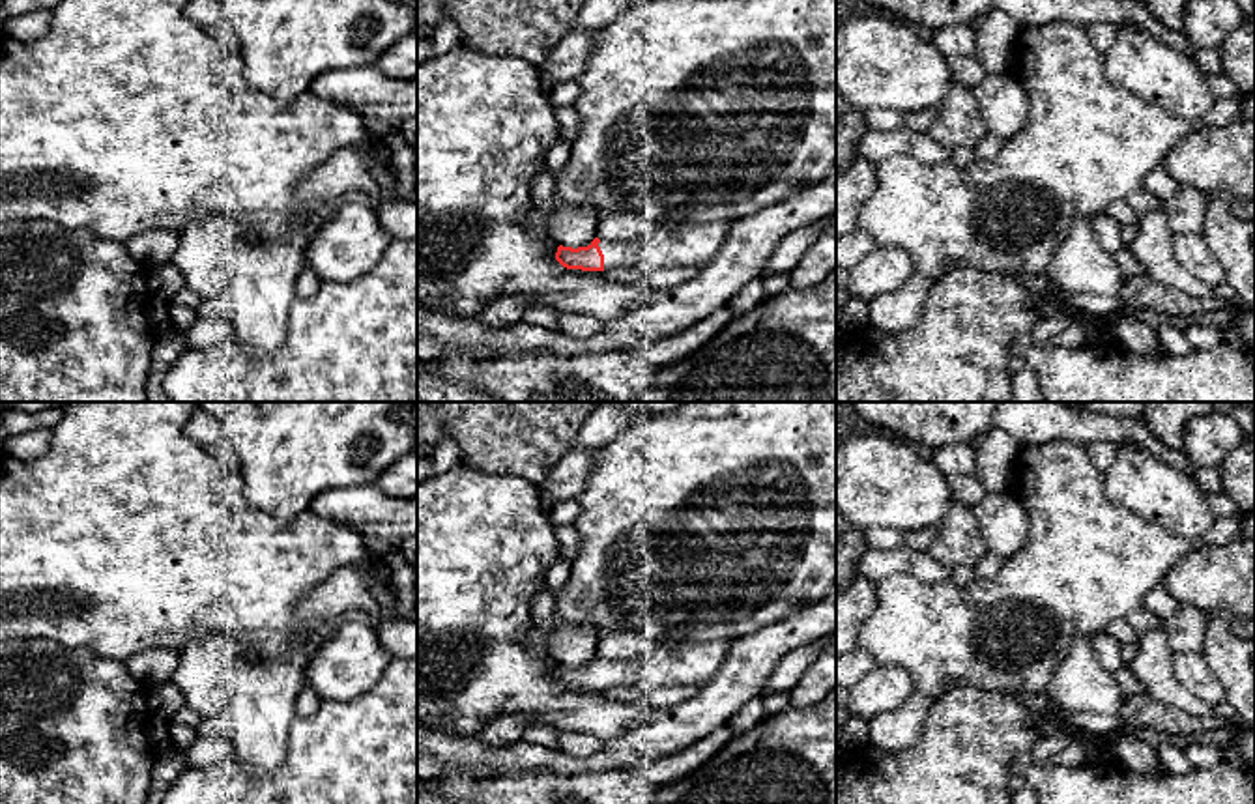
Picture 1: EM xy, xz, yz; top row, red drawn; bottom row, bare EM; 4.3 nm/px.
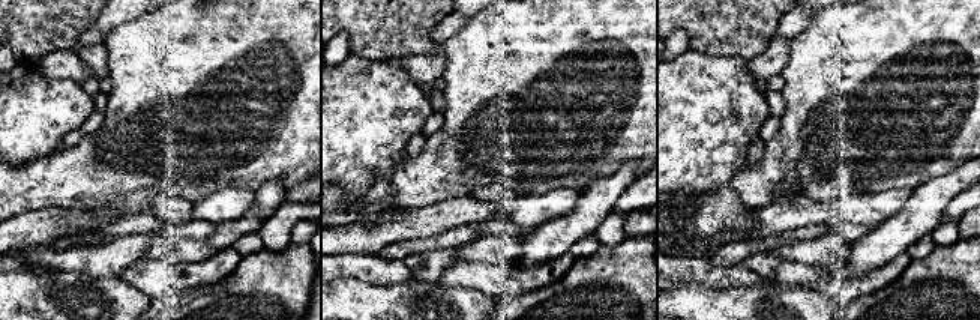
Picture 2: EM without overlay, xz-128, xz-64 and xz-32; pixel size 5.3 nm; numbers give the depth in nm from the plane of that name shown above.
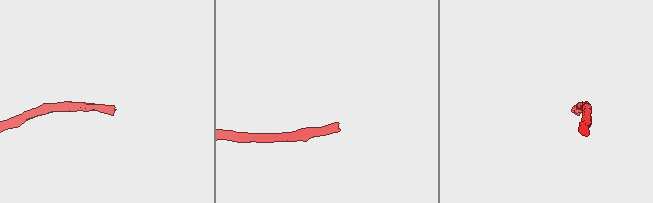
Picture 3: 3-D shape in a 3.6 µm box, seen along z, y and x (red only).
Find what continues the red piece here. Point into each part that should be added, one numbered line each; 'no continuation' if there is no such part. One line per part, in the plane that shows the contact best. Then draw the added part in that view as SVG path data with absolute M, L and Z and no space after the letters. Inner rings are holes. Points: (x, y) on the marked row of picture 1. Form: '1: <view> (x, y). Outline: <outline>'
1: xz (668, 245). Outline: M729 223L660 224L630 243L600 241L604 269L636 267L645 273L673 267L703 267L718 256Z

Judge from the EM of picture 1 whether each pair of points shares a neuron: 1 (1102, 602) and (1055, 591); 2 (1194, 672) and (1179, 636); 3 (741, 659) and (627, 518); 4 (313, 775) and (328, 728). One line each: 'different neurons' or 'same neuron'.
1: same neuron
2: different neurons
3: different neurons
4: same neuron

